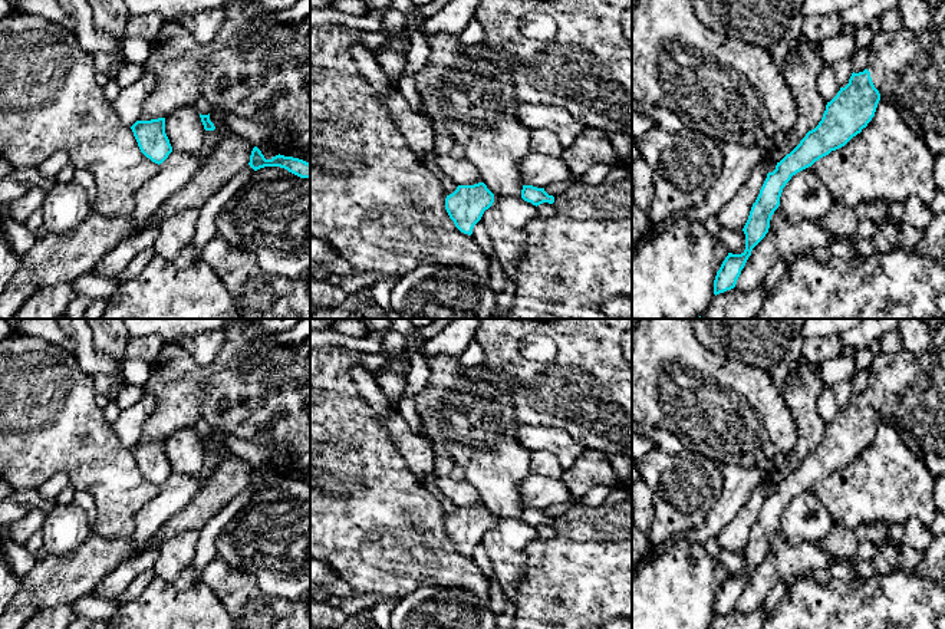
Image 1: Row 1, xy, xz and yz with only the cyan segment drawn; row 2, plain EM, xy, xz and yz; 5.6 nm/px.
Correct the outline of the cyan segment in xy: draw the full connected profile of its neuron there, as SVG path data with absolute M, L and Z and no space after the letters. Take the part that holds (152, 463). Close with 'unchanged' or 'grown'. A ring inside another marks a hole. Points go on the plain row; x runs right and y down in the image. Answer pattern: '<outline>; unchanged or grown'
M165 439L136 442L131 448L141 474L155 485L162 485L172 474L165 455Z; unchanged

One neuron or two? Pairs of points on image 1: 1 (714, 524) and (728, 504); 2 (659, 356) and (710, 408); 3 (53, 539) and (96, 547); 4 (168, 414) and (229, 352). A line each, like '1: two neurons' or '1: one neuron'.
1: one neuron
2: one neuron
3: two neurons
4: one neuron

